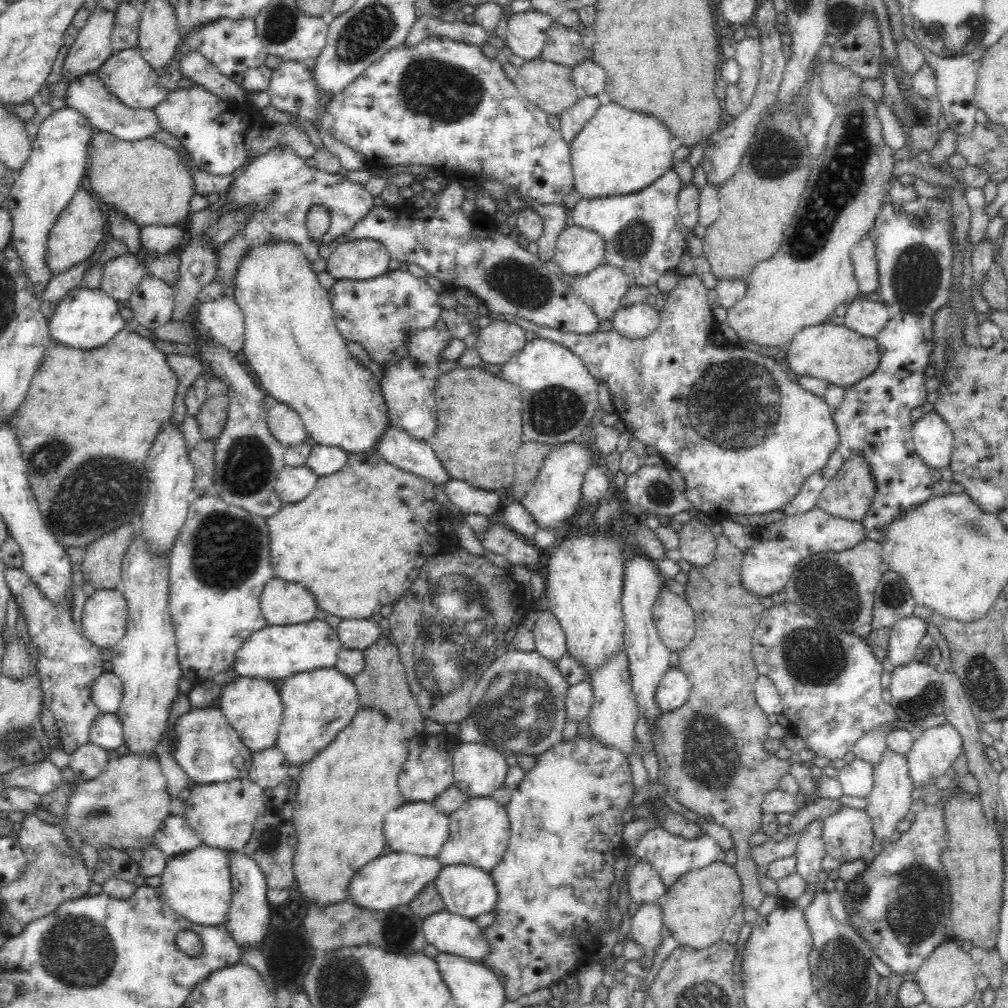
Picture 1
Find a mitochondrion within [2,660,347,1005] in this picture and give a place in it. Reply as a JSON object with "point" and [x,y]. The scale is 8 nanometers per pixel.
{"point":[77,950]}

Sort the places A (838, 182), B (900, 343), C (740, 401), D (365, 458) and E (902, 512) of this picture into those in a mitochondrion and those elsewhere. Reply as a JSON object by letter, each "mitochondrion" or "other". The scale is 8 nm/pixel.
{"A":"mitochondrion","B":"other","C":"mitochondrion","D":"other","E":"other"}

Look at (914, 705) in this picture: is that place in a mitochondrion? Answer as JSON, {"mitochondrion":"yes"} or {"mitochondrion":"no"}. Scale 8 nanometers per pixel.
{"mitochondrion":"yes"}

